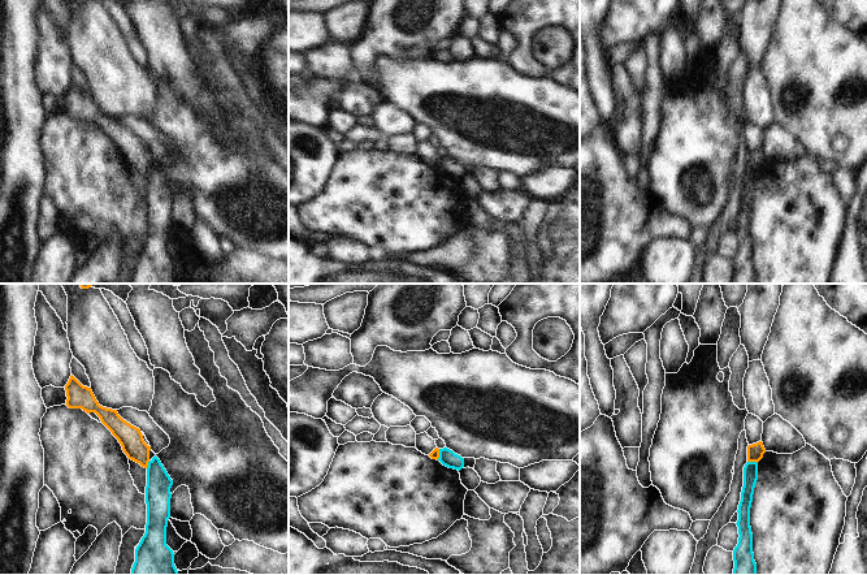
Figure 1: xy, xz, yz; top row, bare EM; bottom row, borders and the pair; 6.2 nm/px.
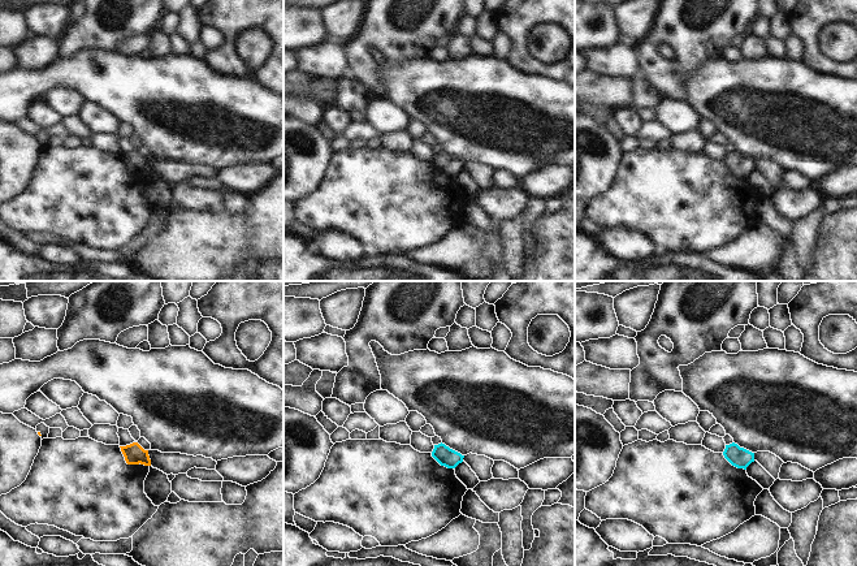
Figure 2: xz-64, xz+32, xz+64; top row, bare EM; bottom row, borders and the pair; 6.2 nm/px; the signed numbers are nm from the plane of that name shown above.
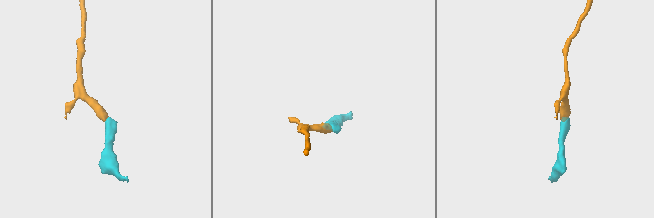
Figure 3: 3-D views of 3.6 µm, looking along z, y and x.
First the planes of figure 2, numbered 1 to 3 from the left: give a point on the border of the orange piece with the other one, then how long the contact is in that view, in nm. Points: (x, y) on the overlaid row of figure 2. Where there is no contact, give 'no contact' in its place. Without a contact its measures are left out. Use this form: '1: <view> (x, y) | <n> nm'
1: no contact
2: no contact
3: no contact

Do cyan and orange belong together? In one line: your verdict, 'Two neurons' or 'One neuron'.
Two neurons.

